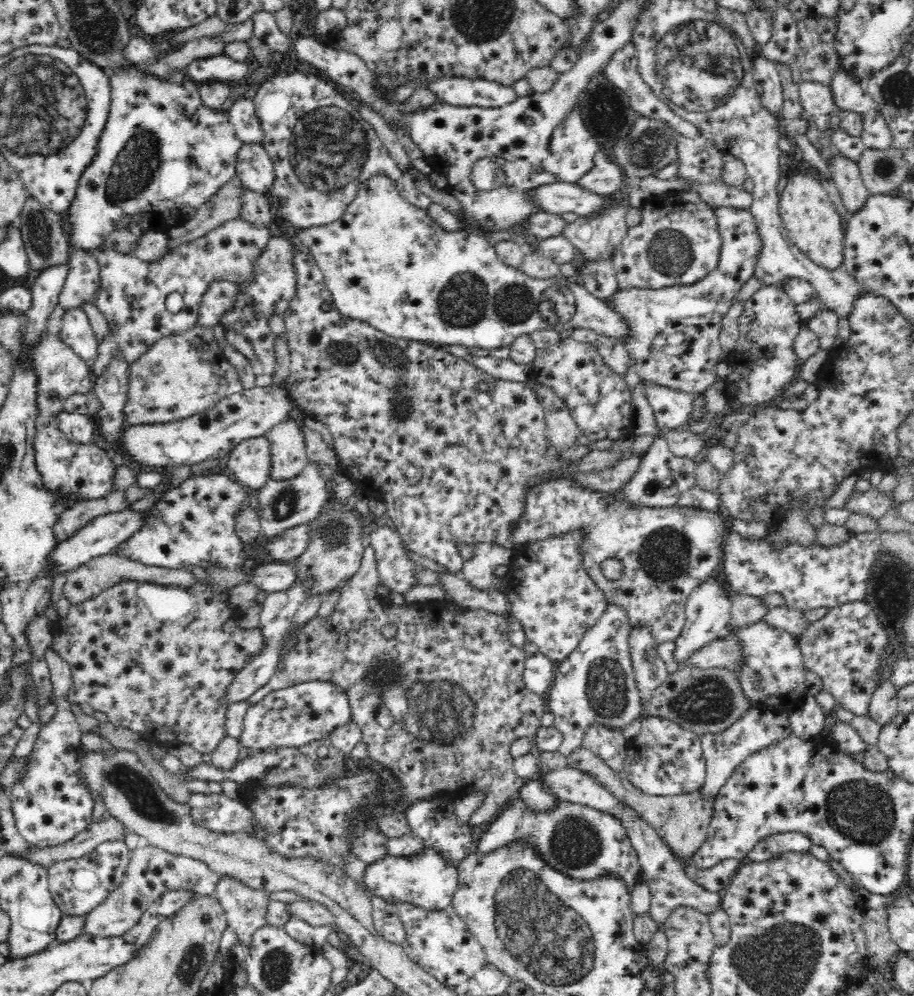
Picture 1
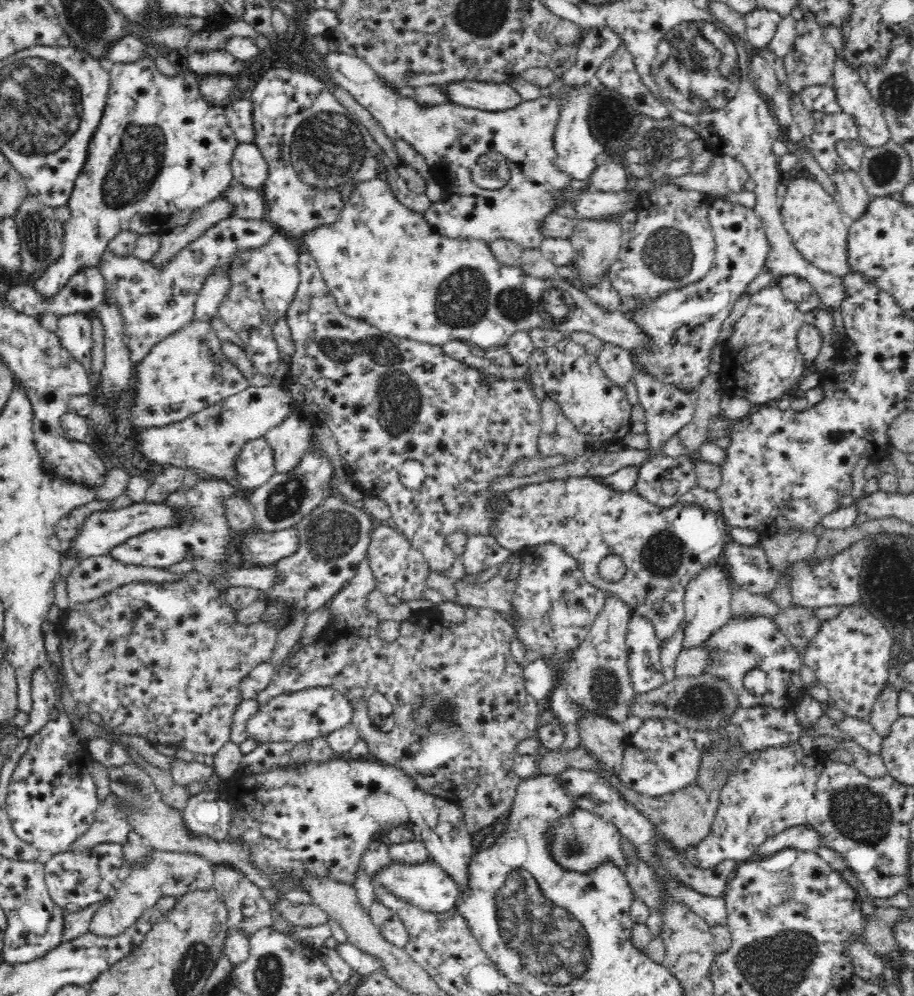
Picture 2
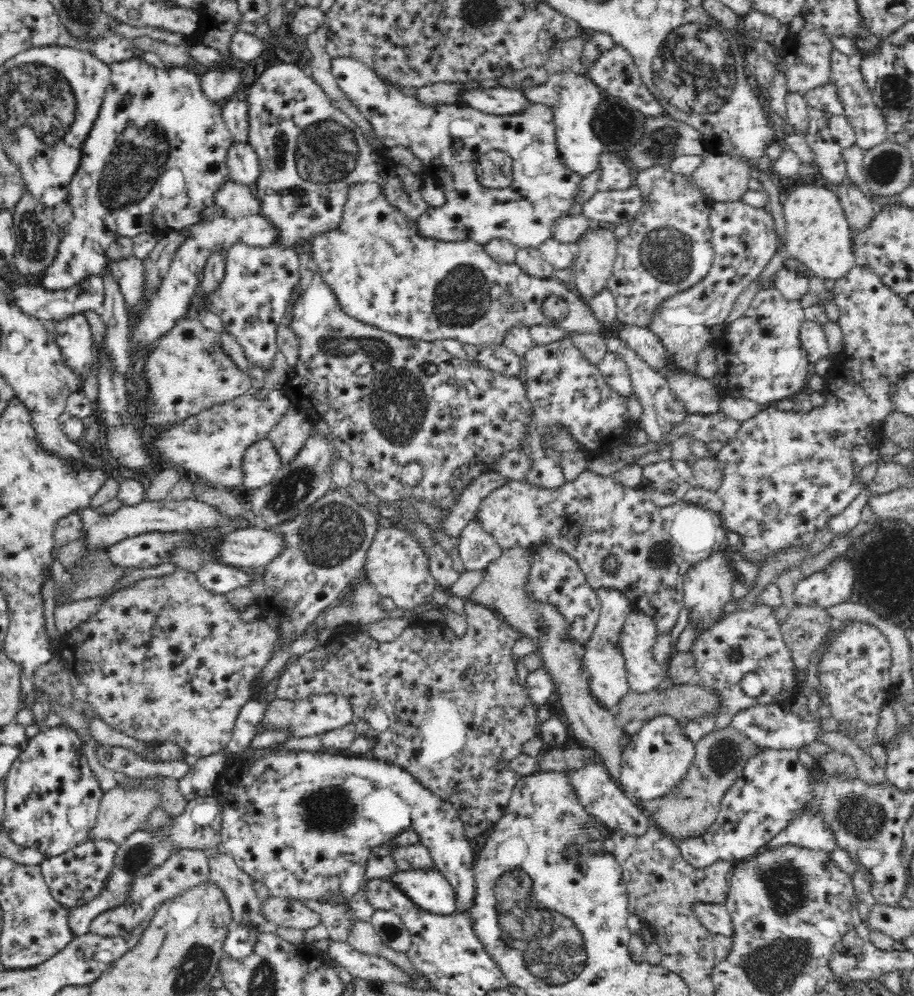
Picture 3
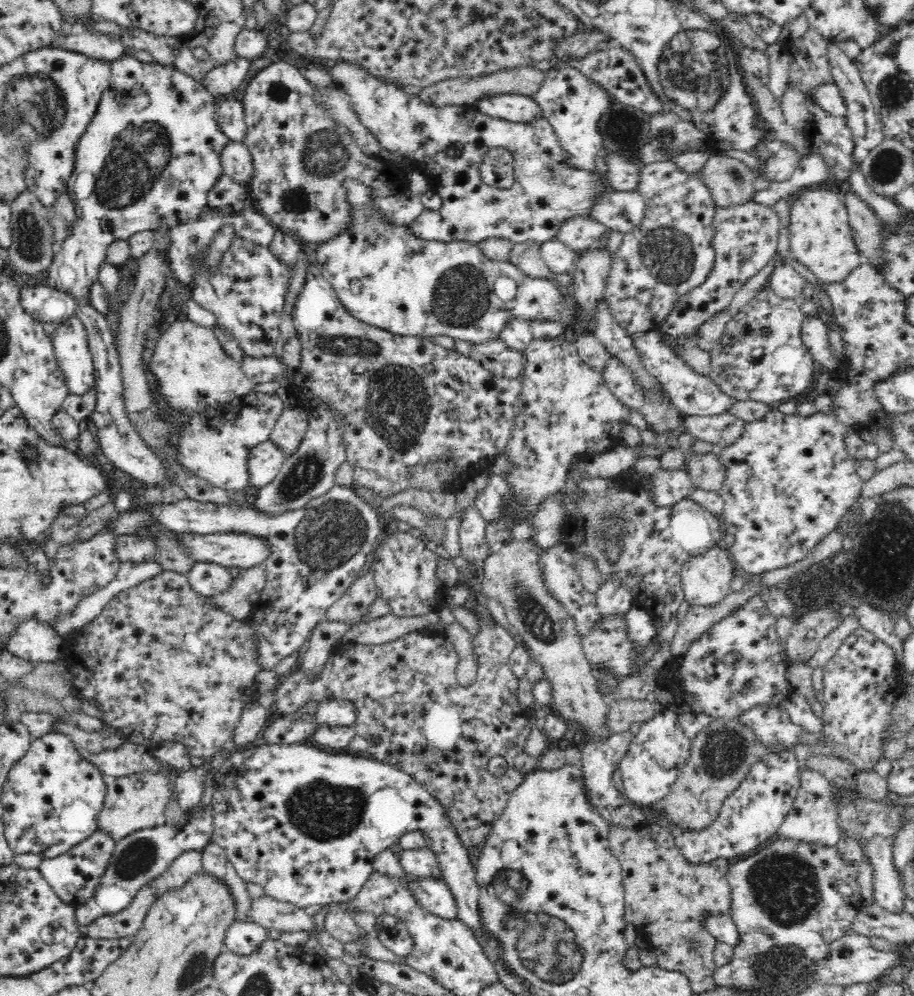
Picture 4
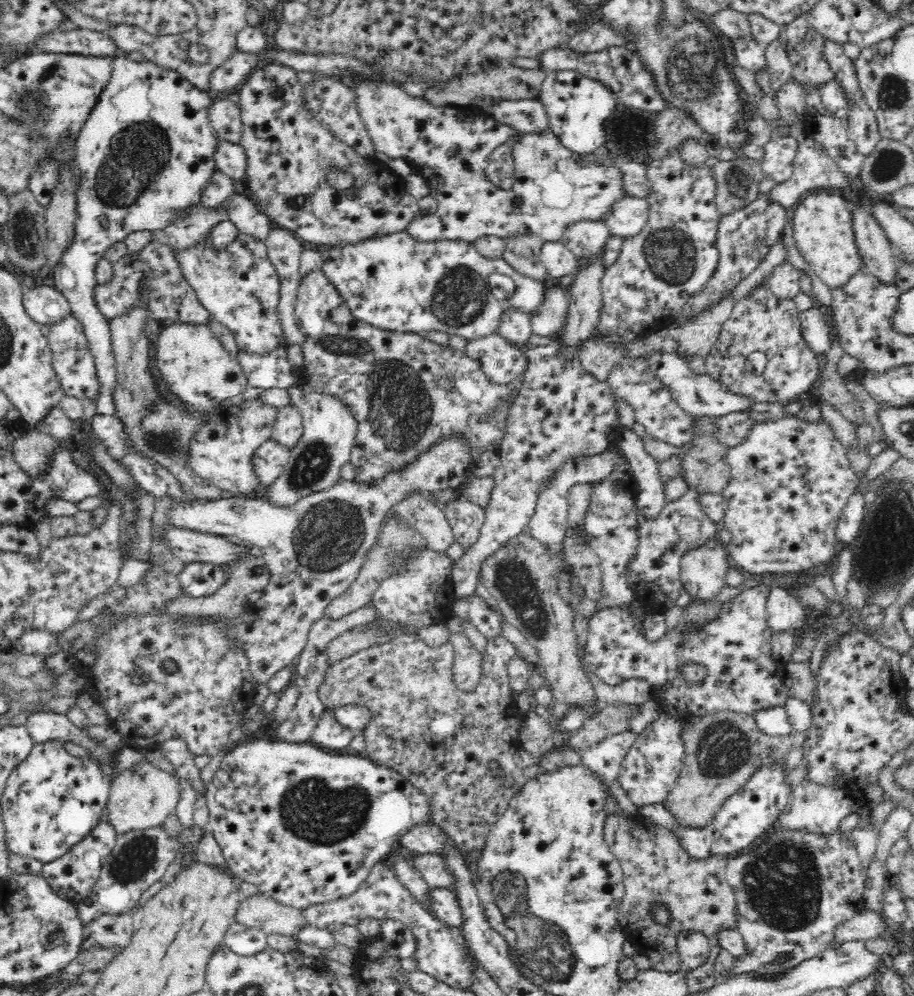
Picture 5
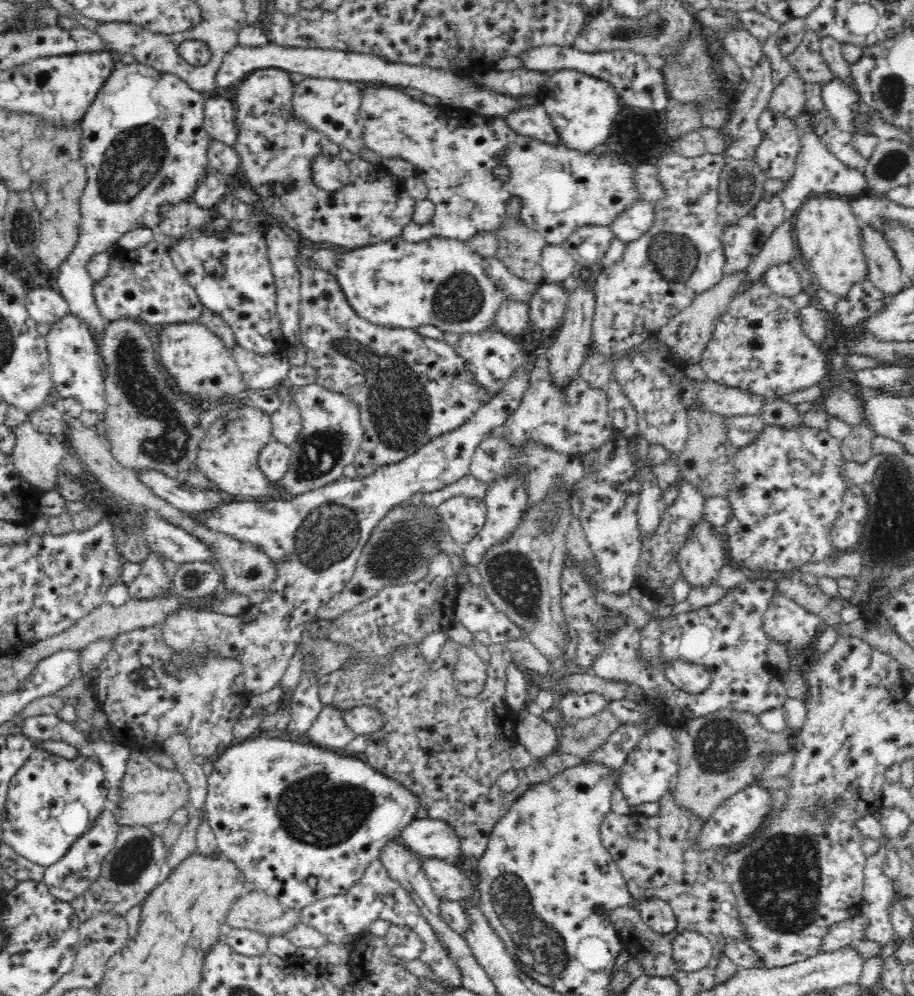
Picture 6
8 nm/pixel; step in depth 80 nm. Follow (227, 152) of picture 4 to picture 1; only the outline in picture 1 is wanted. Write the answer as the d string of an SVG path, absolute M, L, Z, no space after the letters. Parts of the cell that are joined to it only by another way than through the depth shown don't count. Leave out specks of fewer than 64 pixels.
M243 143L236 156L235 176L251 191L267 192L274 182L274 165L260 143Z

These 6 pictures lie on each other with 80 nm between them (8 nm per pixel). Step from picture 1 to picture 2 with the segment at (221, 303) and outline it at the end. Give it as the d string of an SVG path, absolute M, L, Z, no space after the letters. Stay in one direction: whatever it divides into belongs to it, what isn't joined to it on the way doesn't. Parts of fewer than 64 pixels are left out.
M220 267L213 269L200 292L198 292L197 300L194 308L194 316L198 320L208 321L208 318L217 316L216 310L218 310L218 304L224 300L226 292L230 288L230 281L228 281L228 273L222 271Z

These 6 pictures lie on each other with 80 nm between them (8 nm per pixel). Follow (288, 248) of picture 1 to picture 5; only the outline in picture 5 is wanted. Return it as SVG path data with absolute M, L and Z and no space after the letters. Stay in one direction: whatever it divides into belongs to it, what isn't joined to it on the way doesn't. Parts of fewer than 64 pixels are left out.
M238 232L230 244L222 250L213 247L211 240L200 240L174 252L176 264L186 277L189 285L195 290L200 304L203 304L213 318L232 331L239 350L250 354L266 354L279 347L283 332L278 318L278 298L280 298L280 279L275 267L267 255L265 241Z

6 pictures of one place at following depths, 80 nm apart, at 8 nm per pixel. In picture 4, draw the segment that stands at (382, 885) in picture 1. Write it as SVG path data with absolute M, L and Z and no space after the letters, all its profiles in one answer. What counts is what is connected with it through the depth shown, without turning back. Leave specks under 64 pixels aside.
M410 875L410 877L415 877L415 881L409 882L410 890L413 892L413 895L418 899L418 902L426 910L428 910L428 912L439 916L441 919L446 919L449 921L457 918L456 899L453 896L453 892L446 884L445 879L424 879L412 875Z

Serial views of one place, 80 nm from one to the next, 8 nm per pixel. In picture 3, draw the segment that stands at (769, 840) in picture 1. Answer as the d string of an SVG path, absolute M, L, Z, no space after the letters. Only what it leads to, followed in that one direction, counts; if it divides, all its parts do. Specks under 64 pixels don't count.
M807 802L802 806L802 812L798 812L786 828L782 828L770 842L767 842L765 848L778 848L786 844L826 850L830 853L839 848L834 831L825 822L821 810Z

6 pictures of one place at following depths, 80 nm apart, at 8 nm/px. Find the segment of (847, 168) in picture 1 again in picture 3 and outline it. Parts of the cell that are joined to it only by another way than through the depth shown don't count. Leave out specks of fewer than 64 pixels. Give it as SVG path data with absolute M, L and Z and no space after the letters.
M846 178L839 183L837 196L843 206L851 232L856 234L867 229L870 221L877 215L877 210L874 202L868 199L866 191L862 191Z

